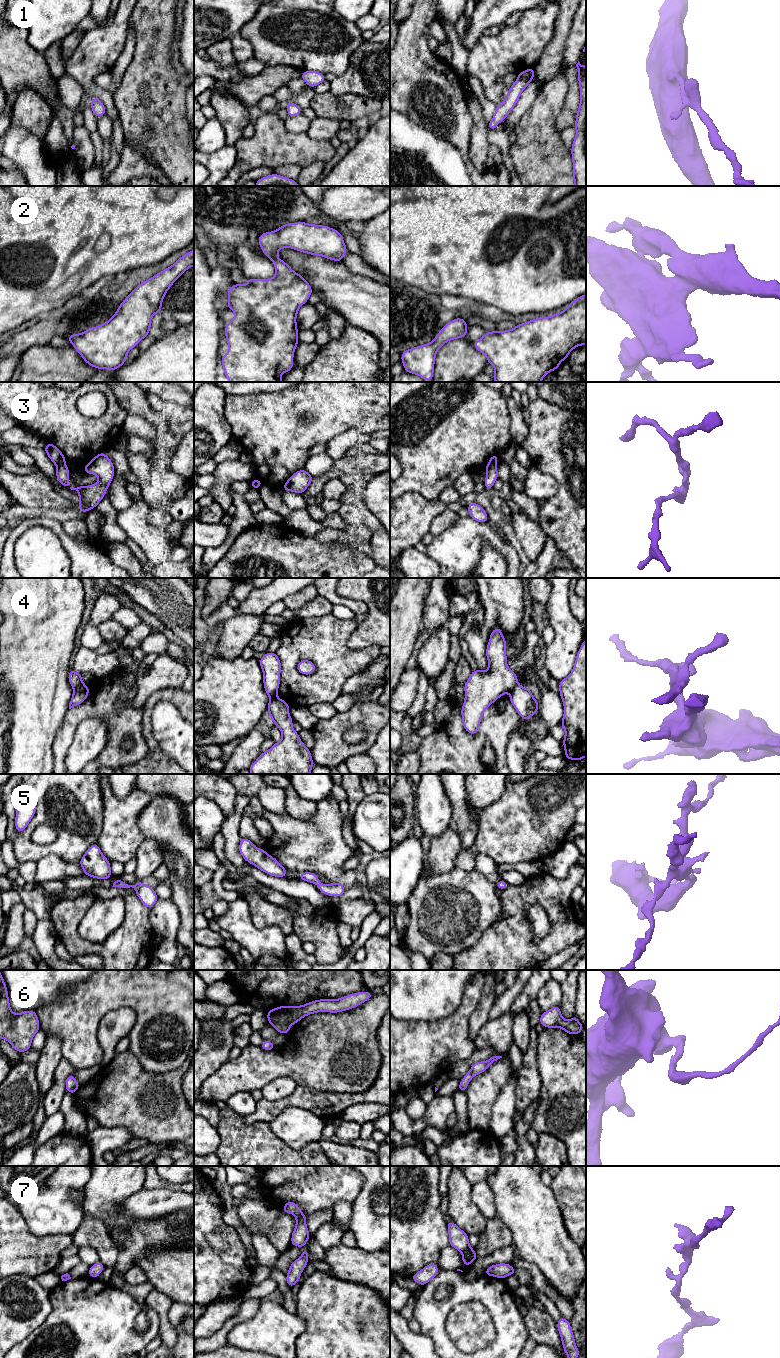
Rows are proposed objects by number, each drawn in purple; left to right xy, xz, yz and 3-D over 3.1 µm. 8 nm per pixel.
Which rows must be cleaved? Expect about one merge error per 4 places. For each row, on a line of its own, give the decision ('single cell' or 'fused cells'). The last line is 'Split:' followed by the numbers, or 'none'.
1: single cell
2: single cell
3: fused cells
4: fused cells
5: single cell
6: single cell
7: single cell
Split: 3, 4

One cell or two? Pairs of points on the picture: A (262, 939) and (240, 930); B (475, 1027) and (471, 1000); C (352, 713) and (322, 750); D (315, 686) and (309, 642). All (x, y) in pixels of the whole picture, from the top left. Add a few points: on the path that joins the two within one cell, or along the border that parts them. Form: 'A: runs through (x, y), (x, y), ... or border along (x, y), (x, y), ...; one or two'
A: runs through (257, 939), (252, 939), (245, 933); one
B: border along (482, 988), (481, 999), (470, 1018), (469, 1033); two
C: runs through (343, 722), (328, 737), (328, 741); one
D: runs through (321, 675), (320, 653); one

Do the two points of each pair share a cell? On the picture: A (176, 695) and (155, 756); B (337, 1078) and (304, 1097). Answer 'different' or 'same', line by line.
A: same
B: different

